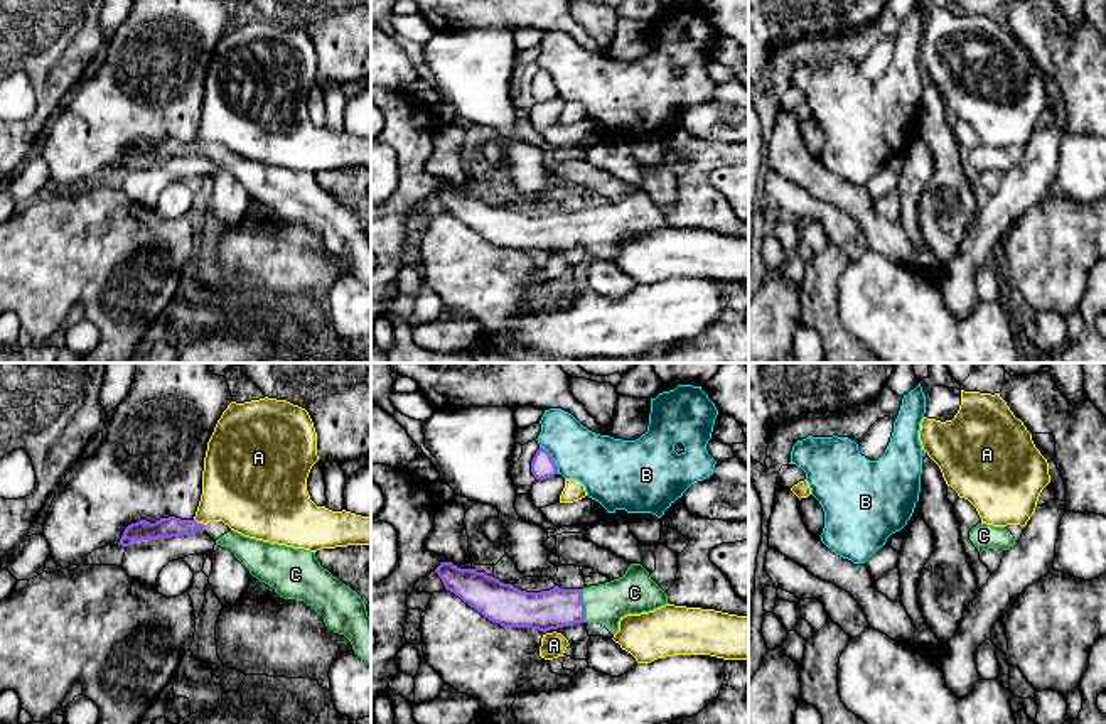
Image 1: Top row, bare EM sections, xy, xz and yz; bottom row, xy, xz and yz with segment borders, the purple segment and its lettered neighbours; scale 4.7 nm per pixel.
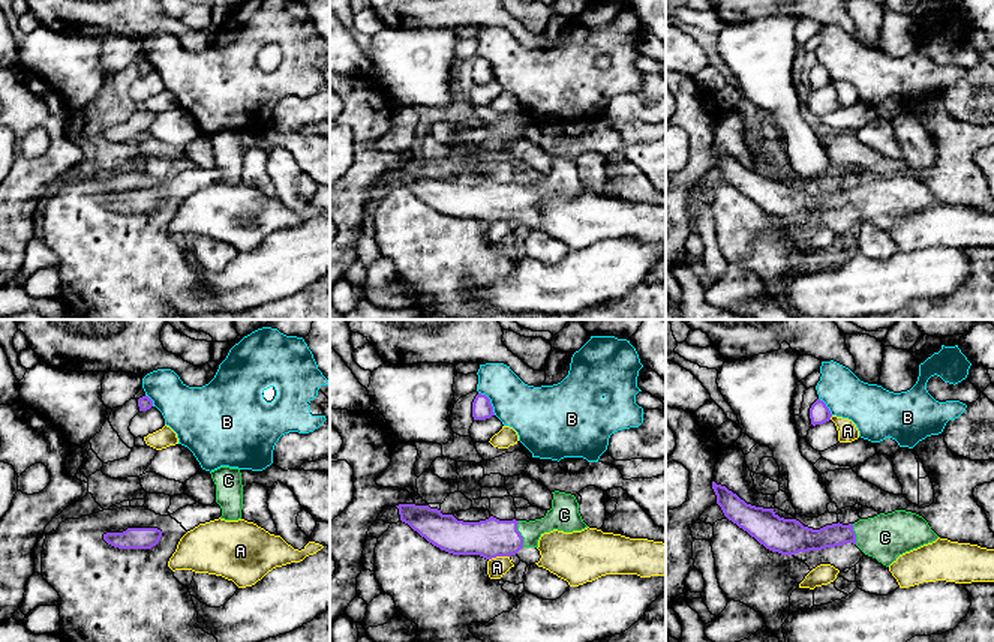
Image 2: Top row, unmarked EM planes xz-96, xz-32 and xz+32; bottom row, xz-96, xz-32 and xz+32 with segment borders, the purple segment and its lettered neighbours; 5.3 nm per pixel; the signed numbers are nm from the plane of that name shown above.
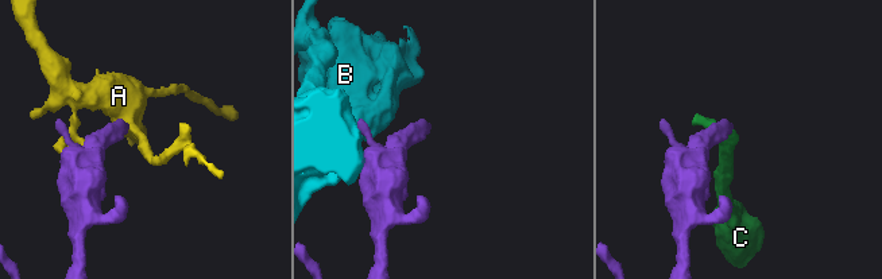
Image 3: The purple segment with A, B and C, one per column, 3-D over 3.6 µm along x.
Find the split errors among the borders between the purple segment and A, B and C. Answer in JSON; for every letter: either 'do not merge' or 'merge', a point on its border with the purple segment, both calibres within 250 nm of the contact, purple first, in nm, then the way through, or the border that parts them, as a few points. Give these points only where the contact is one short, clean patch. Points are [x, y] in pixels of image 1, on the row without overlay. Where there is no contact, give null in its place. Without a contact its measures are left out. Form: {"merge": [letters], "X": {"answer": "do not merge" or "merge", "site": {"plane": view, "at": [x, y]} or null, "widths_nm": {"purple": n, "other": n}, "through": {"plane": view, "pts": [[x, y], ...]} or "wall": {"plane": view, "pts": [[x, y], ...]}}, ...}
{"merge": ["C"], "A": {"answer": "do not merge", "site": {"plane": "xy", "at": [199, 145]}, "widths_nm": {"purple": 100, "other": 360}}, "B": {"answer": "do not merge", "site": {"plane": "xz", "at": [552, 81]}, "widths_nm": {"purple": 120, "other": 280}, "wall": {"plane": "xz", "pts": [[540, 68], [550, 76], [558, 95]]}}, "C": {"answer": "merge", "site": {"plane": "xz", "at": [584, 228]}, "widths_nm": {"purple": 190, "other": 200}, "through": {"plane": "xz", "pts": [[548, 232], [584, 228], [606, 226], [634, 215]]}}}

